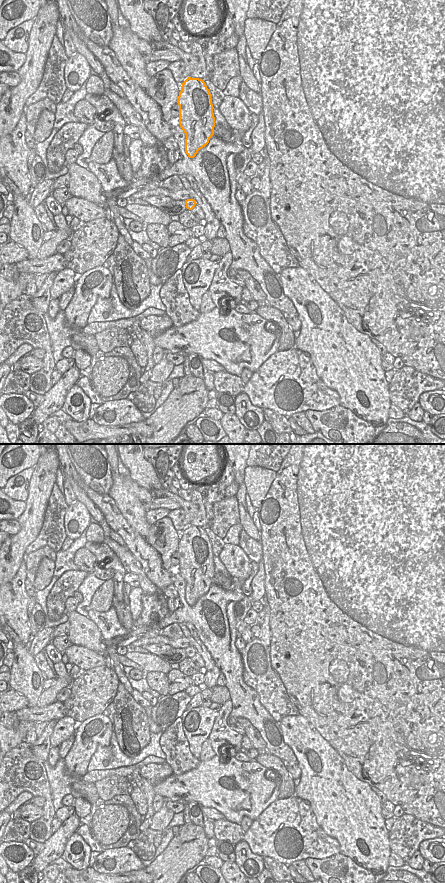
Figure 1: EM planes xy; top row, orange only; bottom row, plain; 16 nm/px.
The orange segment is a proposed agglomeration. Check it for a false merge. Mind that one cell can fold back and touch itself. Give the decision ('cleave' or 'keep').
keep

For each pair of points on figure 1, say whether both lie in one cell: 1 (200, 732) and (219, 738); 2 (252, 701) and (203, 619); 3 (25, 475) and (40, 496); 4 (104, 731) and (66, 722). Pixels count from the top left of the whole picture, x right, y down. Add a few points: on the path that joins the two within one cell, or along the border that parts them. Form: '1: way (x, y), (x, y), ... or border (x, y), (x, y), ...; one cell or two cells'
1: border (217, 713), (207, 738); two cells
2: way (234, 681), (232, 667), (222, 650), (219, 639); one cell
3: border (34, 467), (29, 482), (28, 497), (25, 501); two cells
4: border (78, 724), (74, 734); two cells

